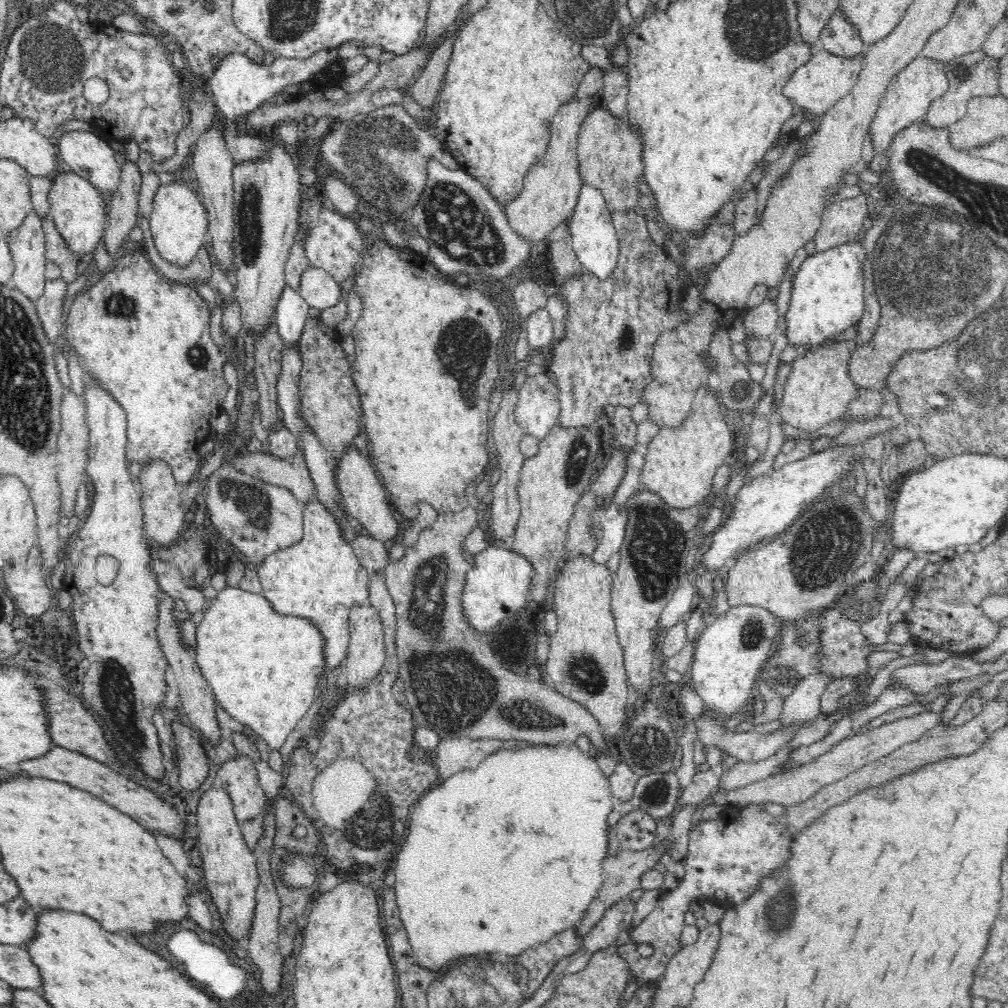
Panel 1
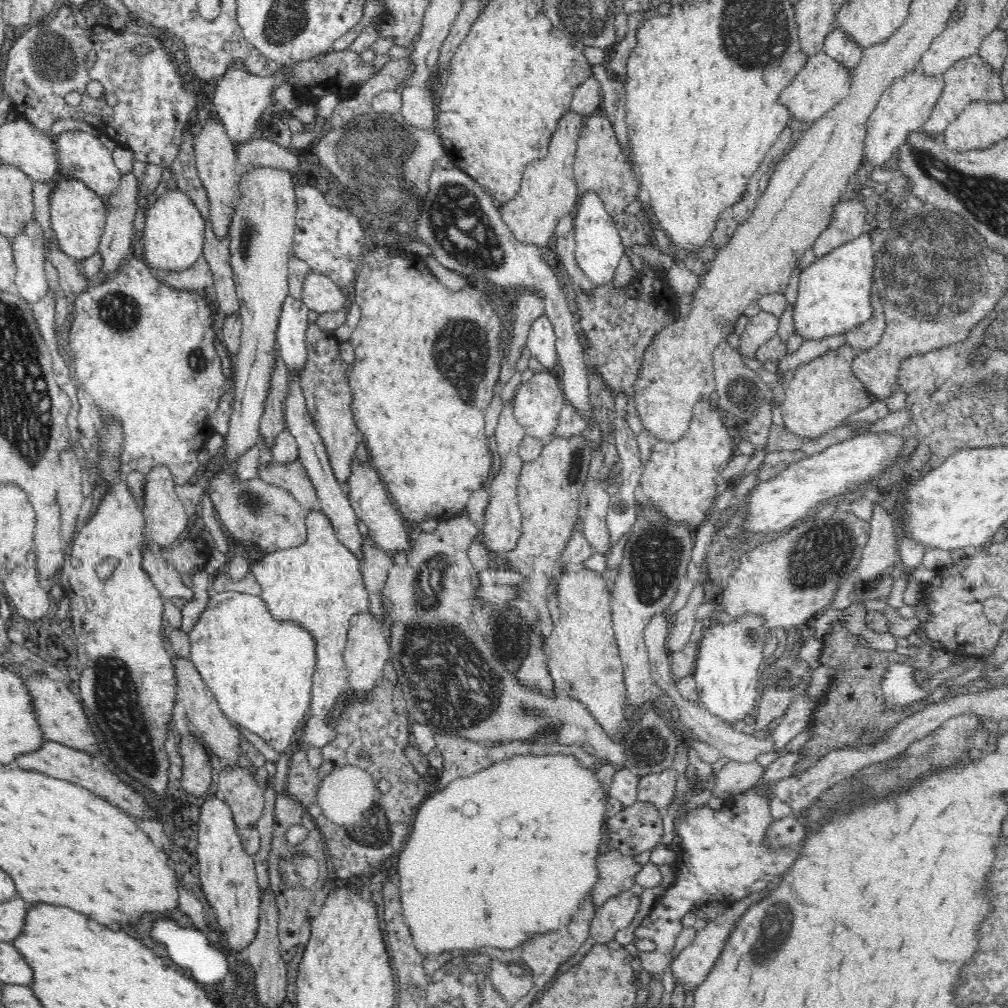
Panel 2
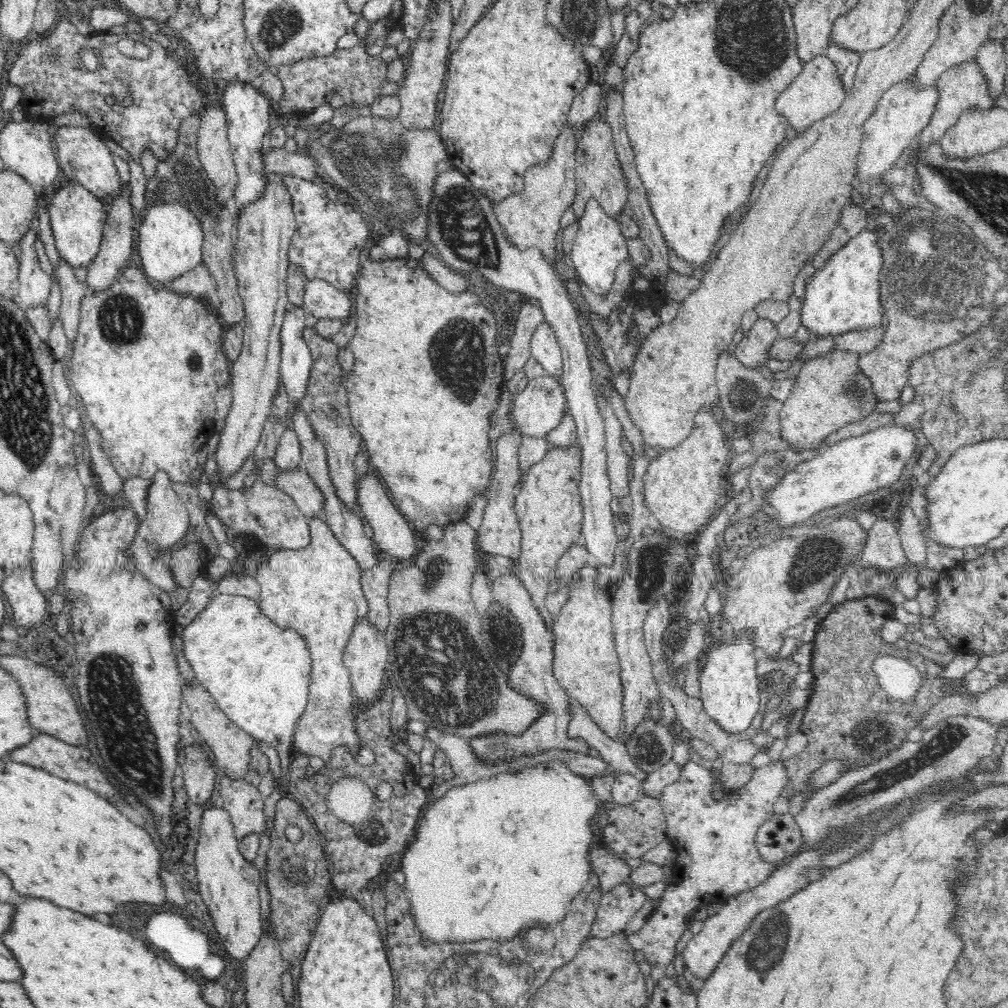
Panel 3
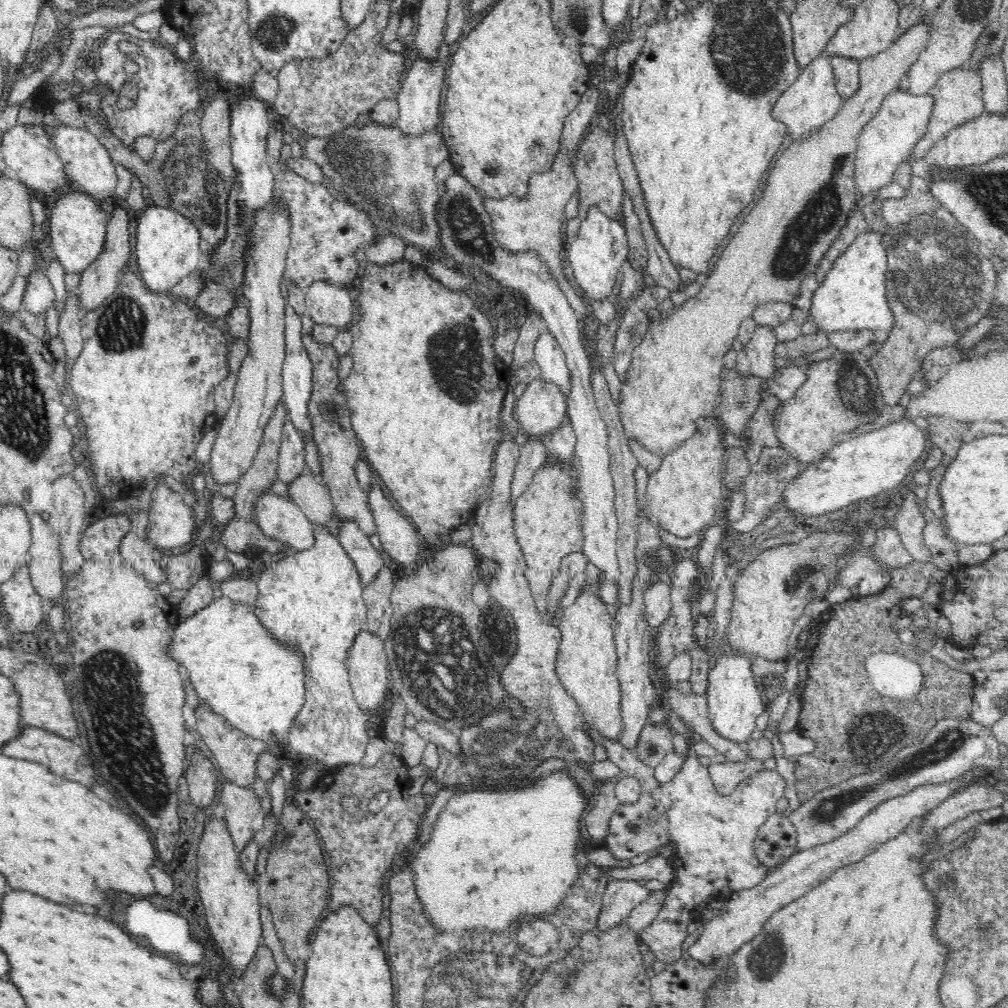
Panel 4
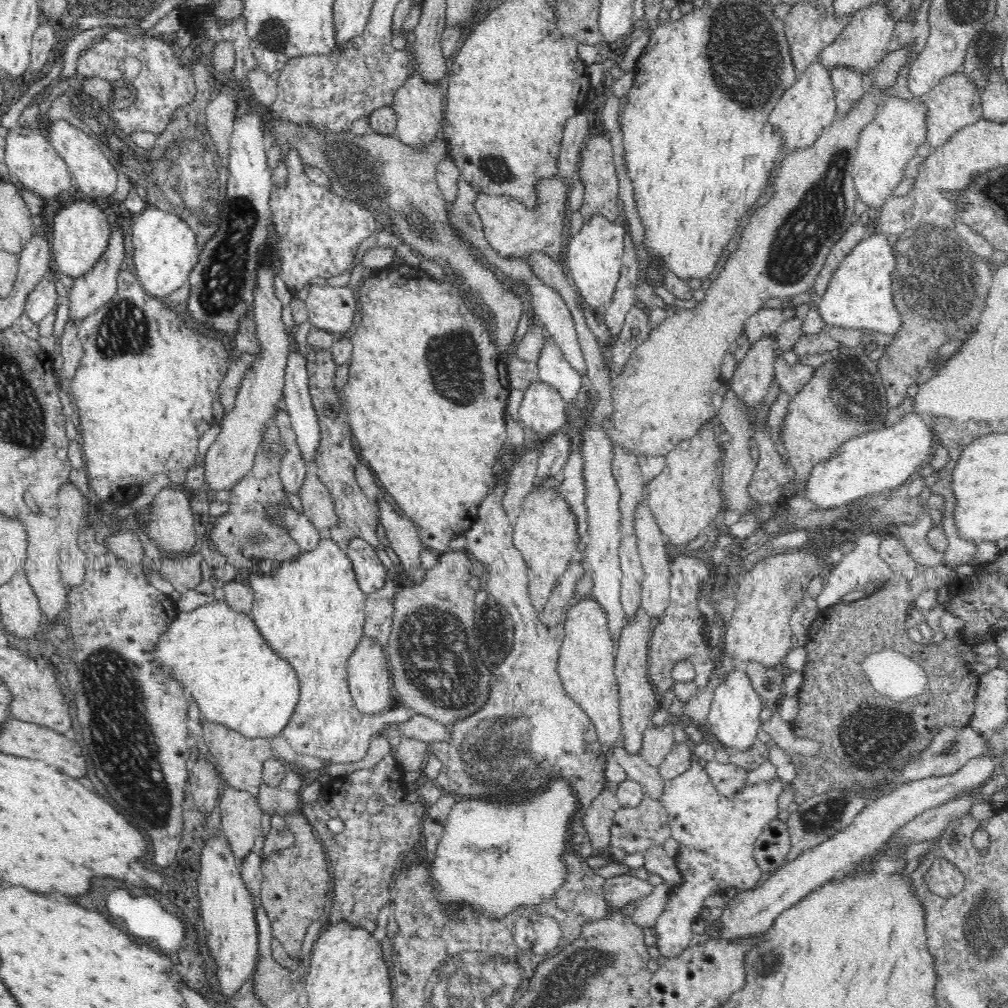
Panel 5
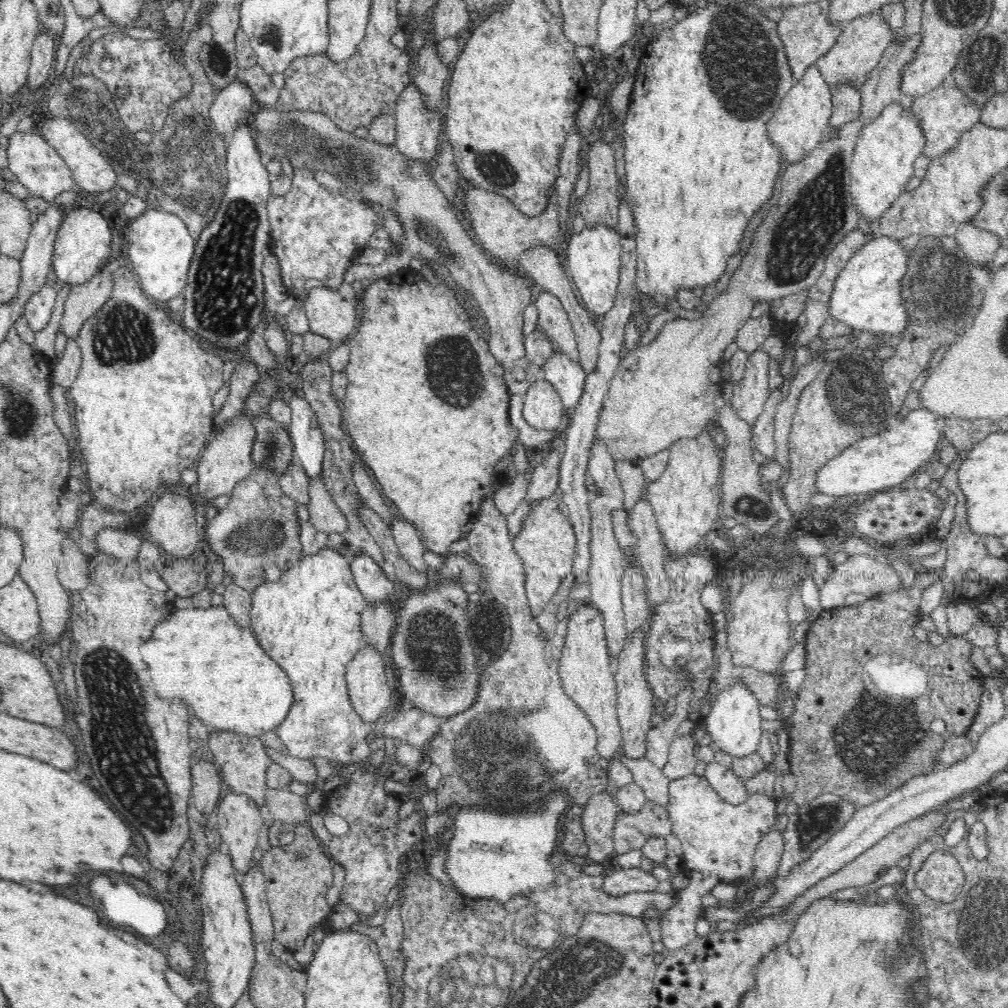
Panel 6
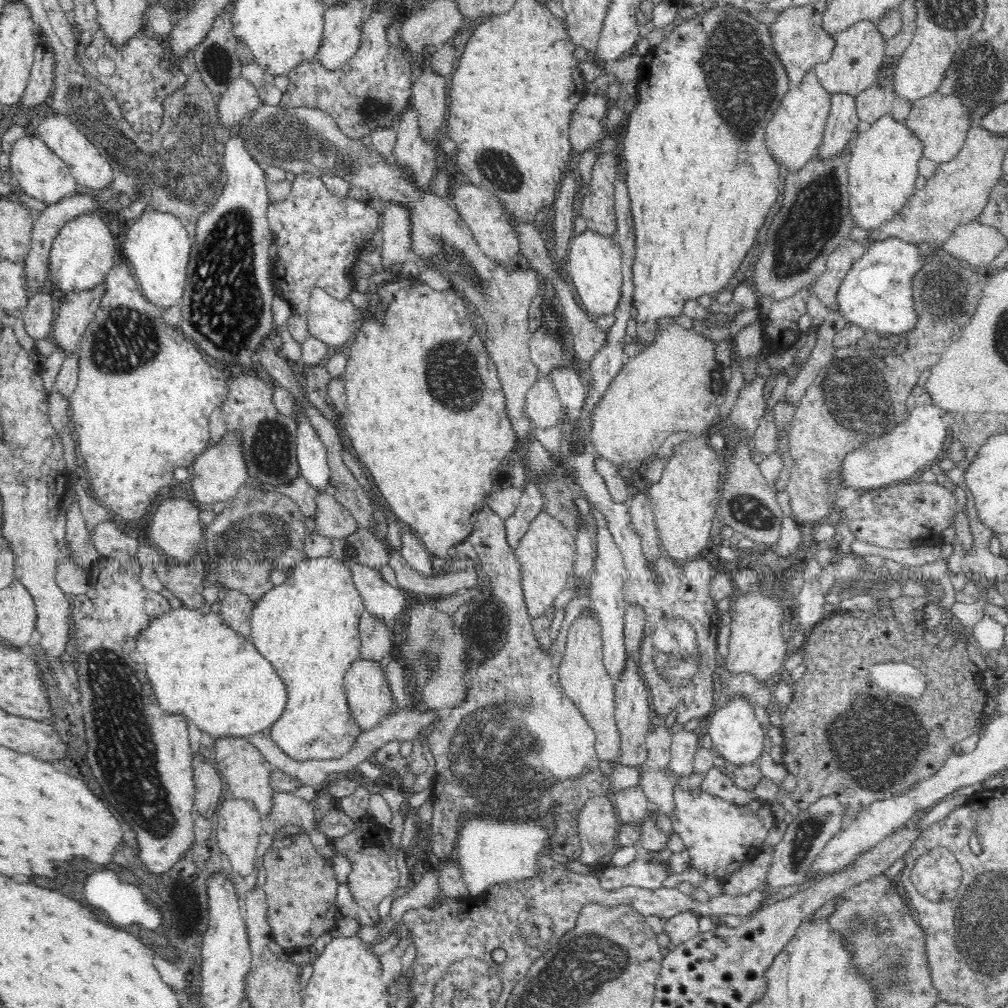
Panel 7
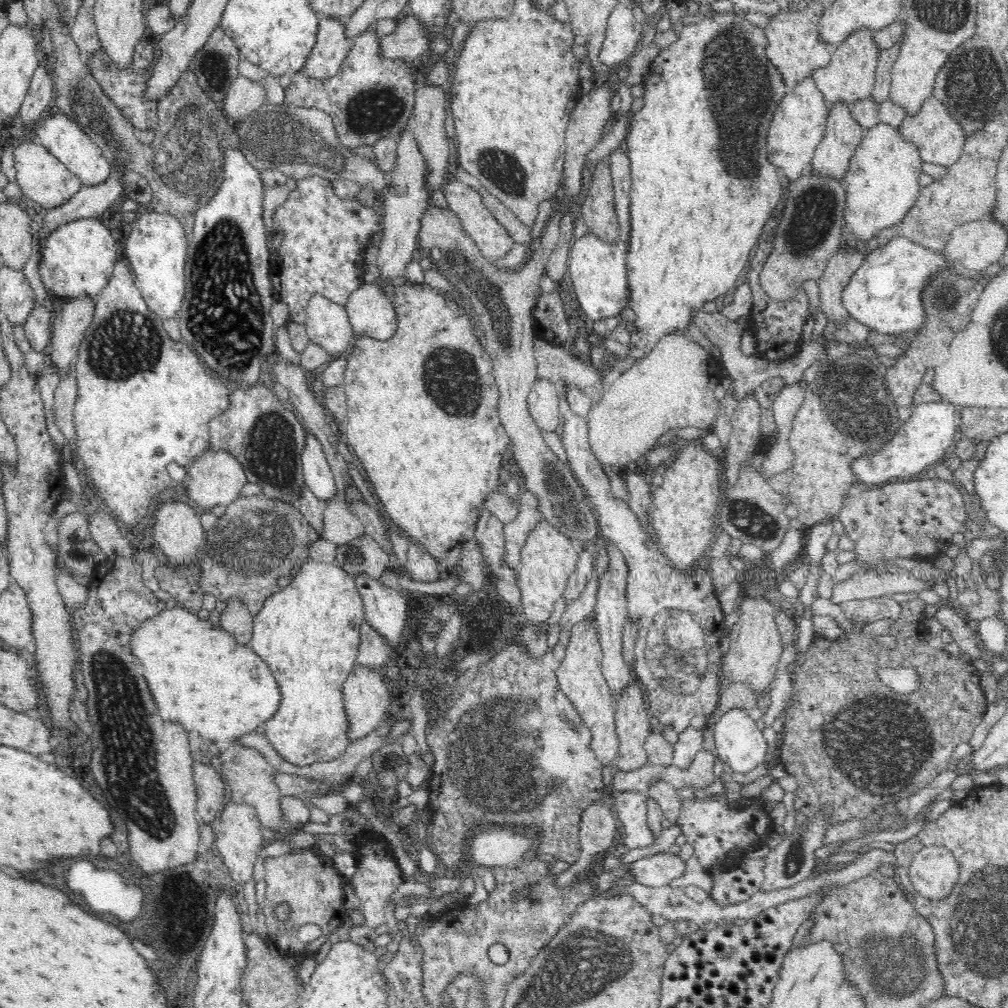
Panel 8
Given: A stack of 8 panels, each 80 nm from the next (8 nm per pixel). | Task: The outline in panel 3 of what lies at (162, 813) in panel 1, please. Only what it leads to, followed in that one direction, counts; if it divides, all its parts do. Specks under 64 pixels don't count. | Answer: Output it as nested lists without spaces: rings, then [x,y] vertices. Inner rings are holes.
[[[36,731],[32,736],[34,736],[34,738],[30,738],[28,744],[20,744],[16,750],[12,750],[12,752],[8,754],[8,756],[10,756],[9,759],[21,762],[22,764],[29,764],[36,768],[42,768],[58,778],[84,785],[94,792],[97,792],[99,796],[104,799],[120,798],[120,796],[122,796],[120,790],[116,790],[116,788],[108,782],[108,778],[100,772],[98,764],[94,762],[94,756],[92,756],[92,762],[90,762],[90,752],[88,752],[86,746],[68,744],[67,742],[58,740],[54,736],[39,731]]]

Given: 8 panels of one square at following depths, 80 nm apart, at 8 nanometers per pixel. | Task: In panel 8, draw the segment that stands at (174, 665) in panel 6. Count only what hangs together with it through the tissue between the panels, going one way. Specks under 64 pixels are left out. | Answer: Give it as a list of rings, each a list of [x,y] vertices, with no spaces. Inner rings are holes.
[[[181,607],[160,611],[145,620],[133,631],[130,648],[132,655],[142,662],[144,678],[150,686],[154,701],[158,704],[160,716],[168,722],[178,722],[186,732],[196,730],[204,744],[216,743],[223,746],[234,742],[240,736],[254,731],[278,711],[281,694],[264,660],[260,660],[251,648],[245,648],[221,627],[216,628],[208,620],[200,619]]]

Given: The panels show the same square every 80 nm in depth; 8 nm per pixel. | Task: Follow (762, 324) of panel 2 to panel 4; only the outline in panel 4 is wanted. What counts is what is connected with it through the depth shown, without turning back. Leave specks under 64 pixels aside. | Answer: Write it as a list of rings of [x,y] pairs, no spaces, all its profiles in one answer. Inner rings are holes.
[[[759,326],[755,328],[755,333],[751,340],[737,350],[737,361],[734,371],[745,379],[752,377],[760,377],[760,386],[758,393],[765,396],[769,392],[769,386],[774,380],[774,373],[777,368],[774,366],[774,357],[777,336],[770,327]]]

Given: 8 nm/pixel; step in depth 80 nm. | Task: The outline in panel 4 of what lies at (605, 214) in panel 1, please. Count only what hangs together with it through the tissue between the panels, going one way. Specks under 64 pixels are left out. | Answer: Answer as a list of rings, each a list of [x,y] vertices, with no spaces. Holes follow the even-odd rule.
[[[592,207],[586,220],[579,226],[577,237],[565,245],[563,258],[572,267],[572,274],[582,291],[585,301],[601,302],[612,295],[614,284],[626,258],[630,257],[624,224],[621,219],[611,220],[598,208]]]

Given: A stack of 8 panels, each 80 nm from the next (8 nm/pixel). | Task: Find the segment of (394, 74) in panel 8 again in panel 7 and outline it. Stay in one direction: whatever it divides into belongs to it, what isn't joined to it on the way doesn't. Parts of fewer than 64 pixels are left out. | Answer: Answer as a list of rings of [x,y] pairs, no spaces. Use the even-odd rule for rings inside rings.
[[[374,11],[364,20],[361,27],[360,44],[356,52],[342,65],[342,68],[328,71],[314,57],[310,60],[306,59],[302,64],[299,64],[294,70],[290,71],[287,74],[289,84],[279,102],[279,110],[284,112],[294,107],[323,110],[335,120],[335,123],[340,127],[340,131],[348,139],[361,140],[365,136],[371,136],[371,132],[378,129],[395,129],[401,114],[410,109],[413,98],[410,58],[402,48],[395,46],[386,39],[386,28],[392,26],[392,19],[395,17],[396,15],[394,14],[386,15],[386,13]]]

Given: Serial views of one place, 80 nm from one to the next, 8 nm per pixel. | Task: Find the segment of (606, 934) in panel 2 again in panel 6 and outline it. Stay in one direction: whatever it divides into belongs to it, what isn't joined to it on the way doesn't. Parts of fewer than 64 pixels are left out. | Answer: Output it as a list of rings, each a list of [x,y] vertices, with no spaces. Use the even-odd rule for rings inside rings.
[[[642,867],[608,869],[603,874],[603,889],[610,896],[618,896],[632,890],[657,890],[660,881],[652,875],[651,871],[644,871]]]

